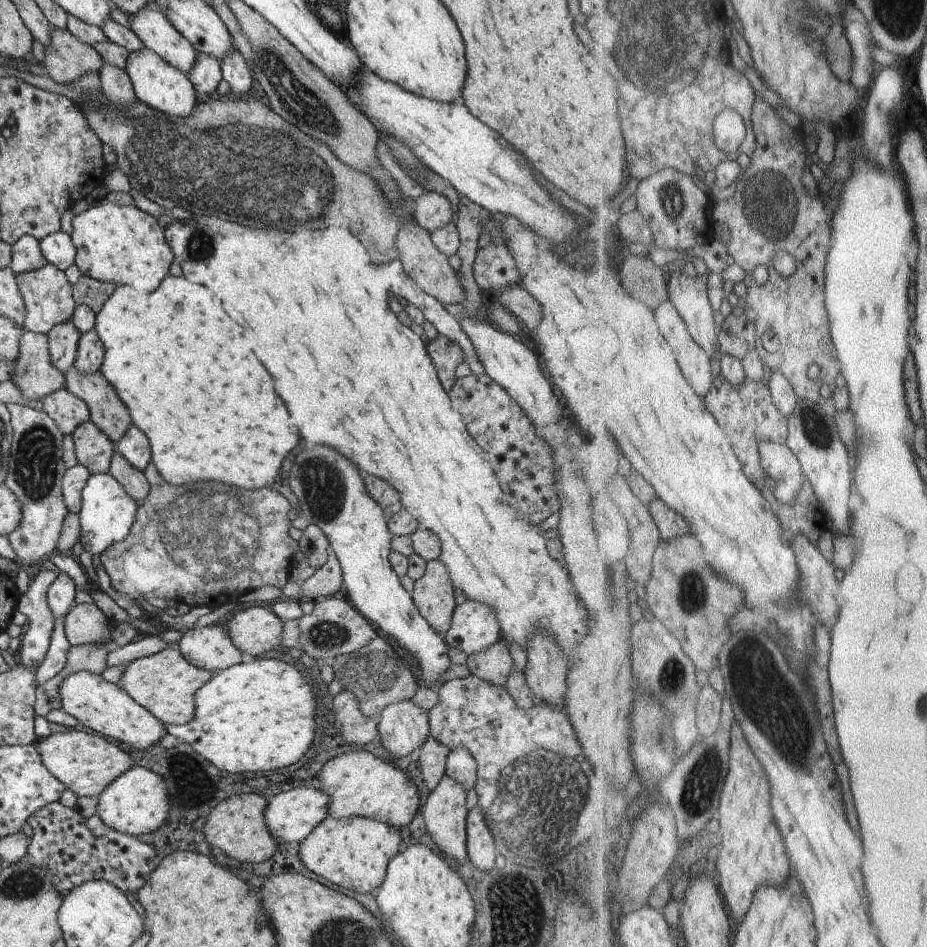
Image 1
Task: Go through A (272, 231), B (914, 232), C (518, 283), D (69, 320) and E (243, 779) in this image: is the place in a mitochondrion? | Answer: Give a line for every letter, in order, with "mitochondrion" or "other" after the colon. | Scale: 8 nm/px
A: mitochondrion
B: other
C: other
D: other
E: other

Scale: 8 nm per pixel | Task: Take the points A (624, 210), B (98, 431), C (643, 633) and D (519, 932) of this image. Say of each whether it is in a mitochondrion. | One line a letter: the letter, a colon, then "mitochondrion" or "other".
A: other
B: other
C: other
D: mitochondrion

